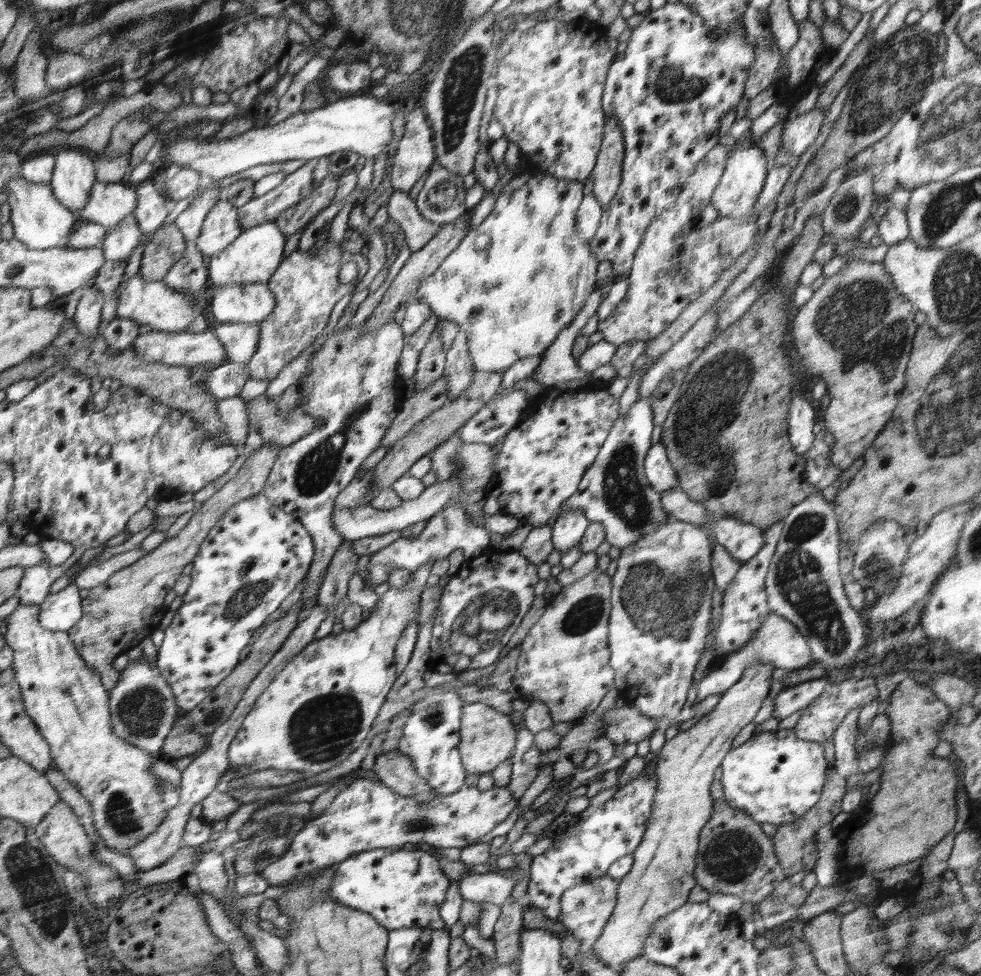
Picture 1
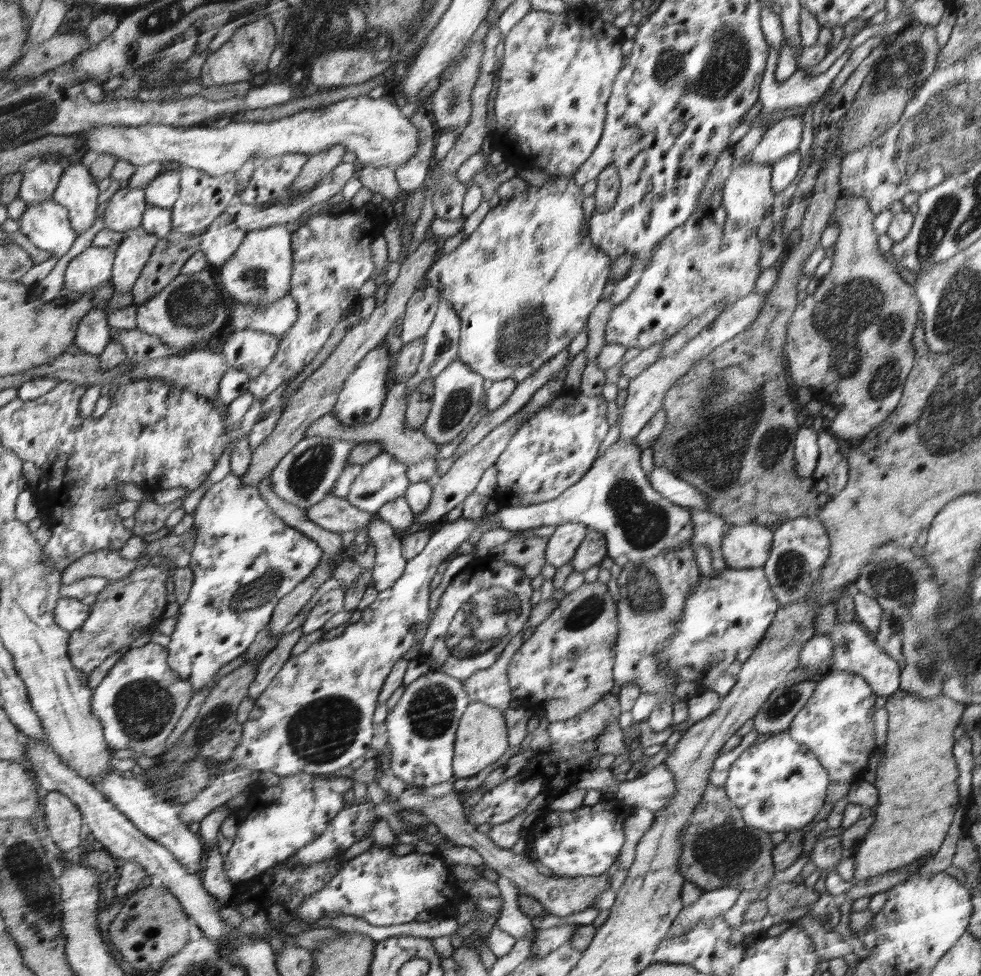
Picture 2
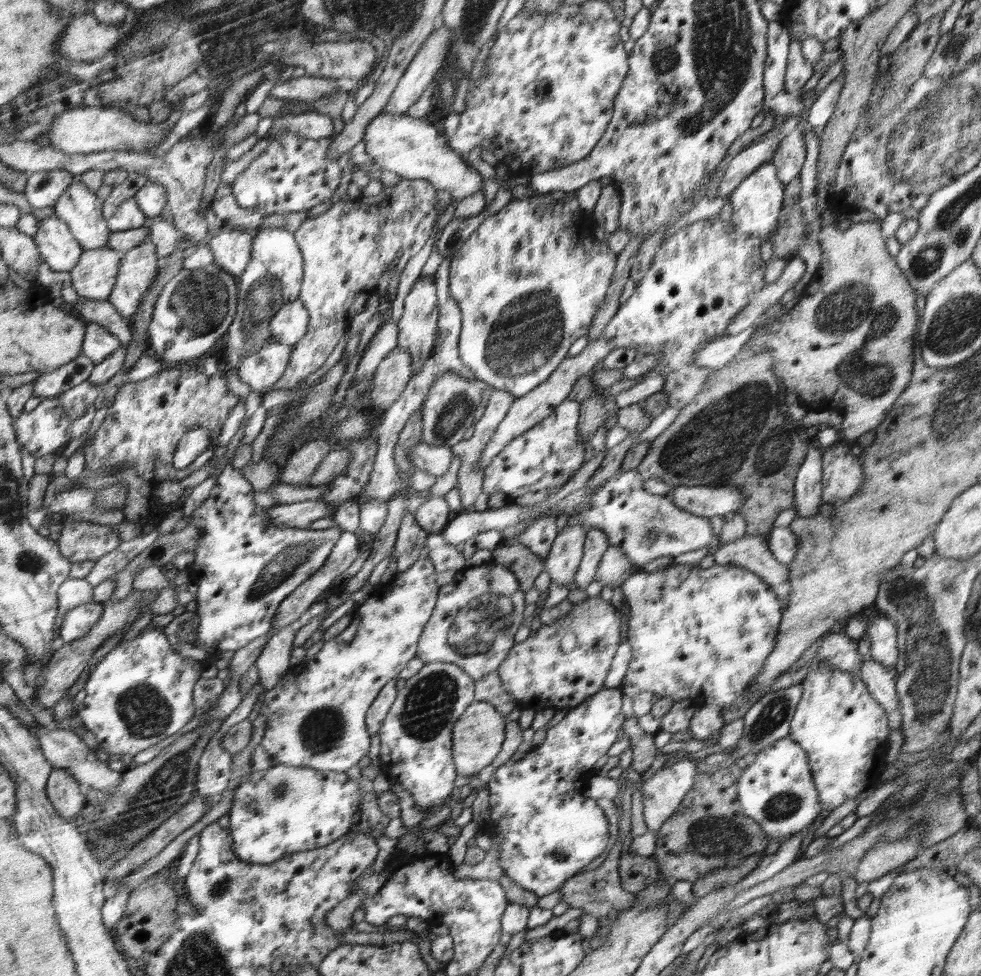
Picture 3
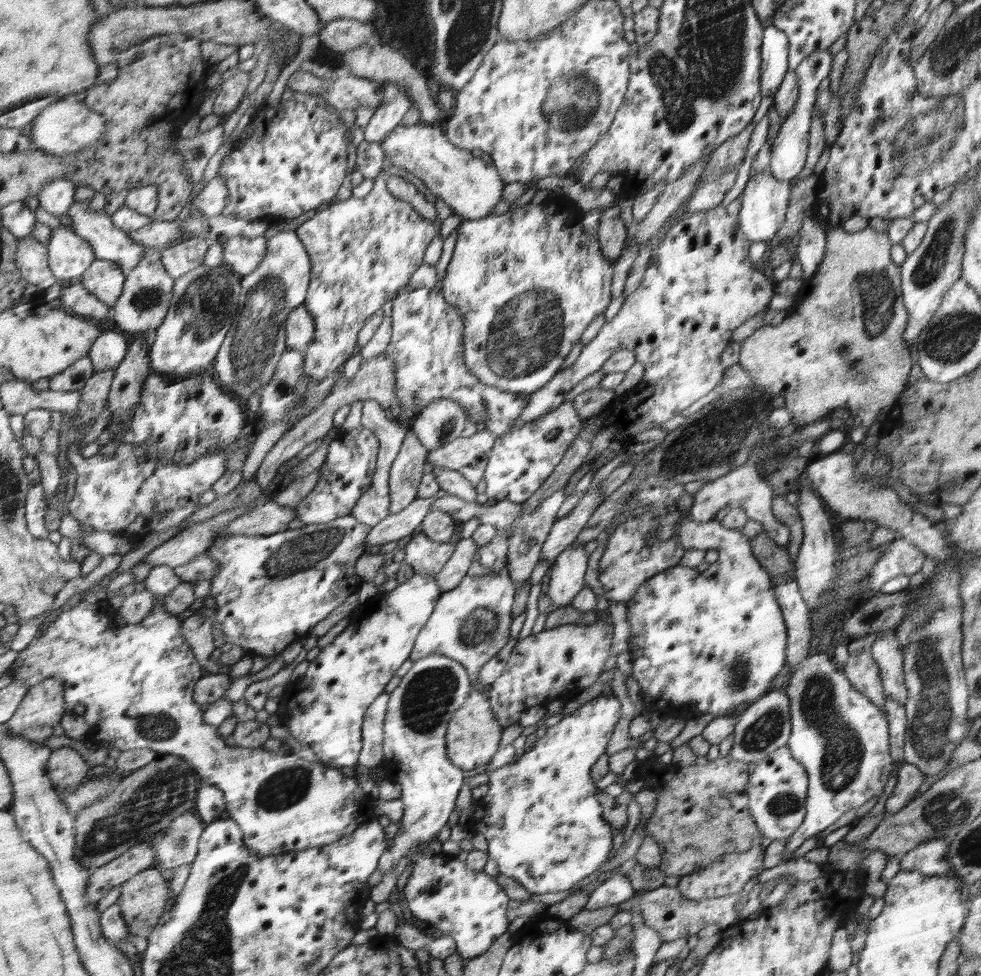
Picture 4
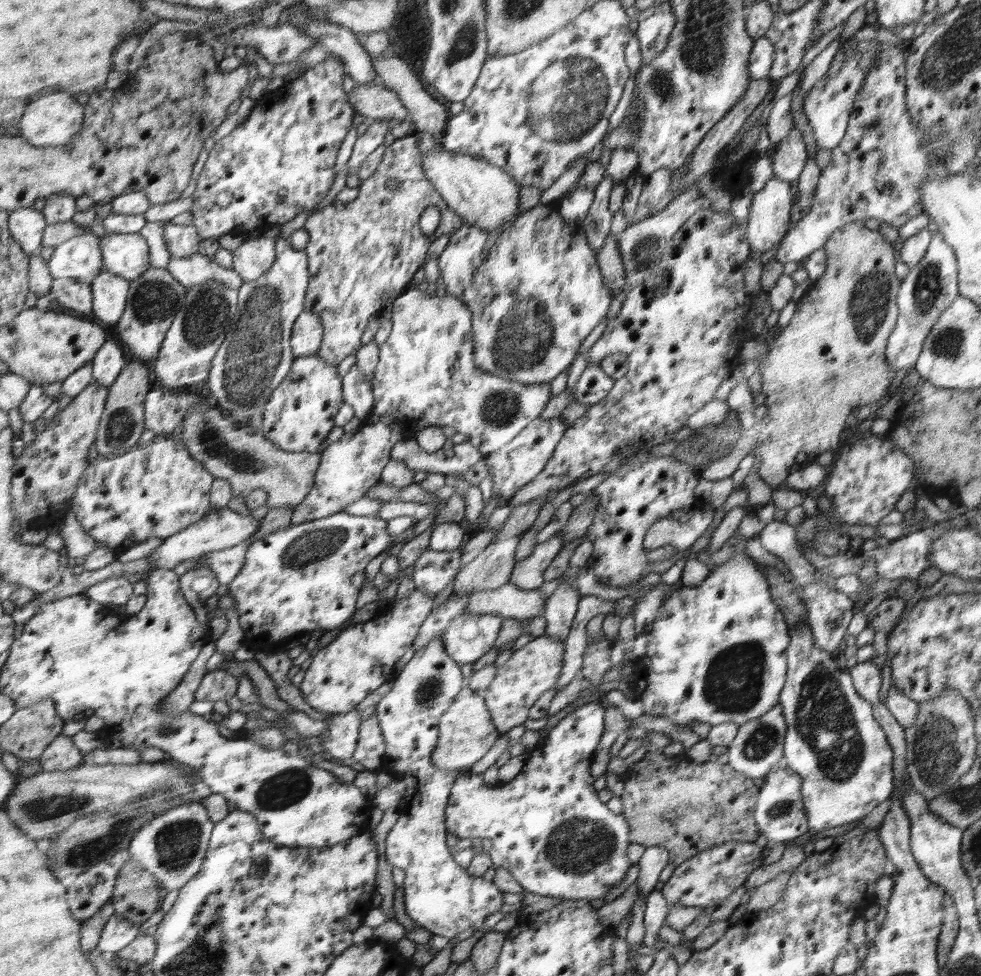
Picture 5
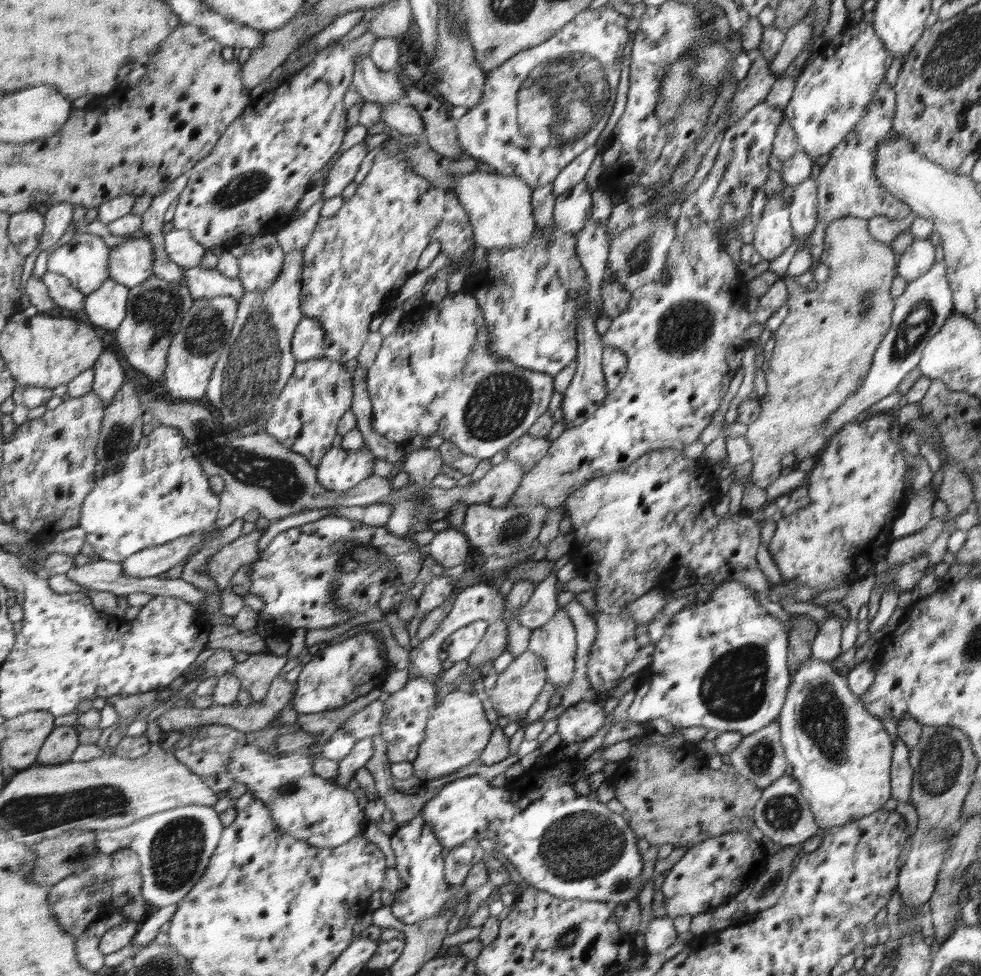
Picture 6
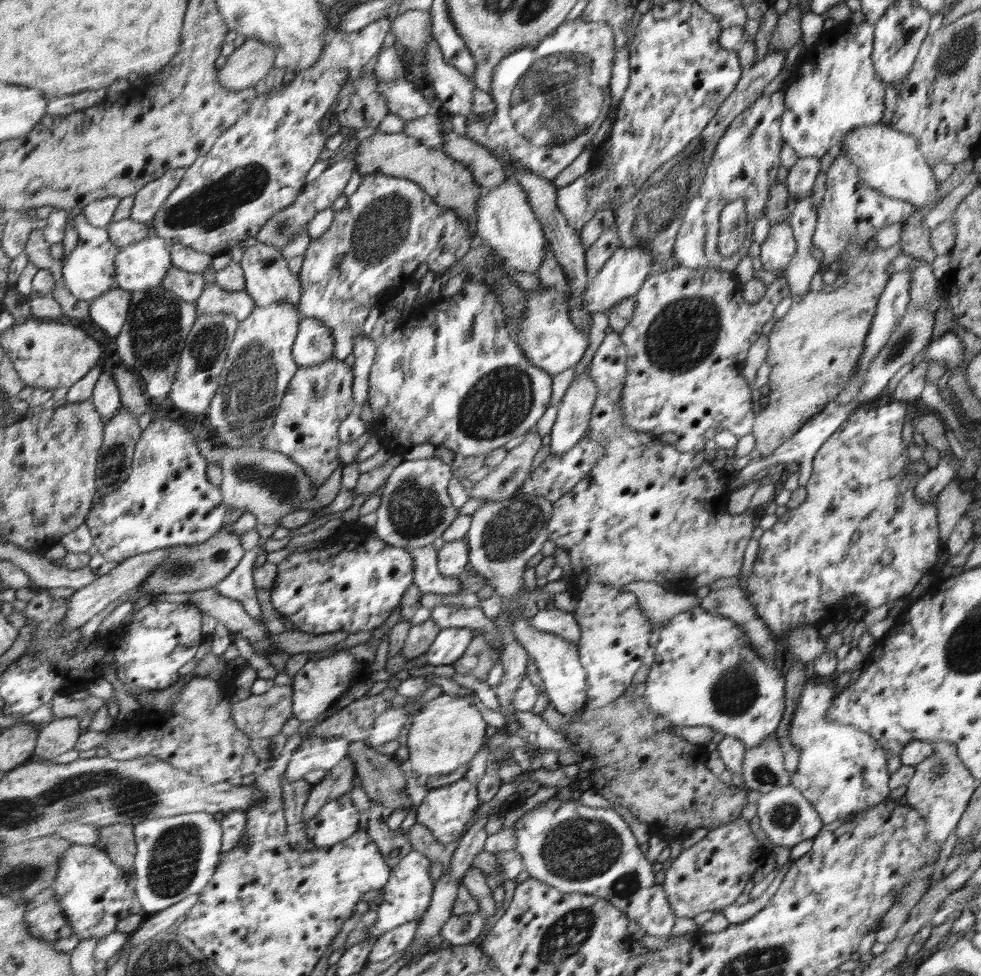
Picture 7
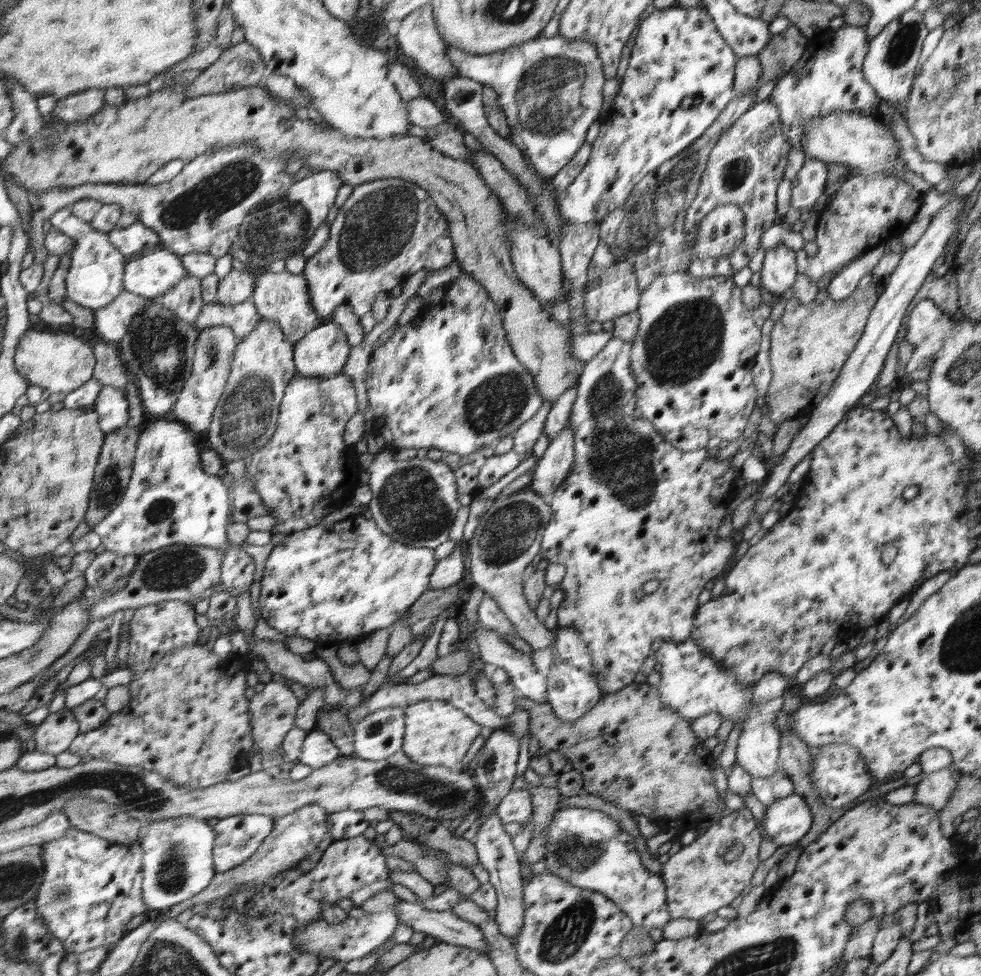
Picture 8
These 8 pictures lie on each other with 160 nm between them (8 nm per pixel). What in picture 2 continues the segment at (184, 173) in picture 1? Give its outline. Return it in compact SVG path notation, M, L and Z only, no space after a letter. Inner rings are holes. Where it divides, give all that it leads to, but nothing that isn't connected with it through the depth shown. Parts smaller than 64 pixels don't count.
M169 166L148 183L145 188L146 204L171 208L180 194L181 166Z

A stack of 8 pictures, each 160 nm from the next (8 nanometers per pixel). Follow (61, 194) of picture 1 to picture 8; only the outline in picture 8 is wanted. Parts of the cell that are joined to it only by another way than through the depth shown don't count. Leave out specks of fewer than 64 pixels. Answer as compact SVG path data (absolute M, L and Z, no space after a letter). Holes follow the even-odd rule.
M160 244L126 258L124 290L145 299L161 297L187 276L182 257Z

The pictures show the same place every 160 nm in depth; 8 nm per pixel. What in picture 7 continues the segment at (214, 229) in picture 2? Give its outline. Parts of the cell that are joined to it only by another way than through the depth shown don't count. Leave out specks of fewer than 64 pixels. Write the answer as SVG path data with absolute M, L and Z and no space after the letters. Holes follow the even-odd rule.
M257 242L243 250L239 264L243 268L245 291L256 305L266 307L276 302L289 302L289 304L296 305L297 309L303 290L302 281L297 273L291 271L280 249L275 248L274 245Z

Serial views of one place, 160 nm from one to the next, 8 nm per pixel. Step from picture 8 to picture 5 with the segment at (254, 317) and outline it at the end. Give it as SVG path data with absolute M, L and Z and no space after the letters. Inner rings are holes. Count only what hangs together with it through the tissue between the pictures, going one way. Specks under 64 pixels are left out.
M198 251L188 257L171 257L167 269L187 289L209 280L220 281L228 288L240 288L243 283L242 278L233 267L224 268Z

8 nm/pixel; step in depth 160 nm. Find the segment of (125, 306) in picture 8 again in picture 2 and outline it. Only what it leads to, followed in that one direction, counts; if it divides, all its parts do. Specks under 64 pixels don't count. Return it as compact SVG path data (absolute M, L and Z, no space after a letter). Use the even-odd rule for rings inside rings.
M92 246L79 254L67 270L65 288L84 294L109 282L116 249L117 246Z

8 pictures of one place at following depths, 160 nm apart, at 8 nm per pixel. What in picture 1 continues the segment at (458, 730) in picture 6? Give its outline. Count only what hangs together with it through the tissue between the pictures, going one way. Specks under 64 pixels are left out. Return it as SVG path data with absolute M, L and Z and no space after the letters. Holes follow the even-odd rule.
M483 702L468 703L462 708L462 730L460 730L460 756L470 774L489 773L514 754L517 729L510 716L495 710Z

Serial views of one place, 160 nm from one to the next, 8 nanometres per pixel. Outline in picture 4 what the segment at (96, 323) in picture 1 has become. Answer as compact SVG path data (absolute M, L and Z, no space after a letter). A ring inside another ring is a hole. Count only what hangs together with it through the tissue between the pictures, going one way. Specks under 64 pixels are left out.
M104 331L96 339L95 347L92 348L92 352L89 354L94 361L96 373L117 368L126 356L129 343L129 337L123 332Z

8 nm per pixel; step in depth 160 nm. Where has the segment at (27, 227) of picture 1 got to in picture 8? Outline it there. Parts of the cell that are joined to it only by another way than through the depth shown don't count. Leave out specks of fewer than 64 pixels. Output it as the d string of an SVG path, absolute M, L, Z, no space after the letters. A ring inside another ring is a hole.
M73 206L59 210L52 218L52 225L77 242L77 249L73 252L73 265L67 278L69 298L96 311L110 304L124 291L123 275L126 274L126 258L111 243L110 234L96 229L92 222L83 217L76 216Z

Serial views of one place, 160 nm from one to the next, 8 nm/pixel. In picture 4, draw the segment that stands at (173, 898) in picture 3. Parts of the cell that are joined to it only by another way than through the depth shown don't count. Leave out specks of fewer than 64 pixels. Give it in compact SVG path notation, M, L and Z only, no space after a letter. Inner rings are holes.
M156 866L143 870L123 882L117 900L127 929L135 937L148 938L164 914L166 882Z

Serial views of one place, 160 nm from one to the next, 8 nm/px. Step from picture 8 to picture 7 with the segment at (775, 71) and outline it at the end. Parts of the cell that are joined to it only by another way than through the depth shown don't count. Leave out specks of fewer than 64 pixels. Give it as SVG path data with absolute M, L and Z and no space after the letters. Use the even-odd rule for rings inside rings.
M791 5L785 13L779 16L776 28L771 34L769 52L773 50L789 52L791 48L798 44L798 41L802 38L802 31L800 29L801 18L802 11L800 6Z

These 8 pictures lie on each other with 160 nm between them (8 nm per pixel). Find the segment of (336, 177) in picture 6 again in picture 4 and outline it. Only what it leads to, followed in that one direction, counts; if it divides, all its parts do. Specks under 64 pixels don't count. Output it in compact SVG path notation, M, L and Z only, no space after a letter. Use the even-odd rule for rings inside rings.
M387 86L384 89L382 105L374 112L368 126L363 129L364 141L381 143L402 122L404 112L412 106L411 94L398 89L396 86Z

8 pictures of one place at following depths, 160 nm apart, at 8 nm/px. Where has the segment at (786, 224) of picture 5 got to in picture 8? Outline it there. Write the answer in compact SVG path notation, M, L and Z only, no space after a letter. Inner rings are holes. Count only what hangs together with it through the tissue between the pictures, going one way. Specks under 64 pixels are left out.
M778 245L767 249L762 268L760 269L759 286L766 288L773 295L782 296L788 288L792 288L796 280L796 252L786 245Z

